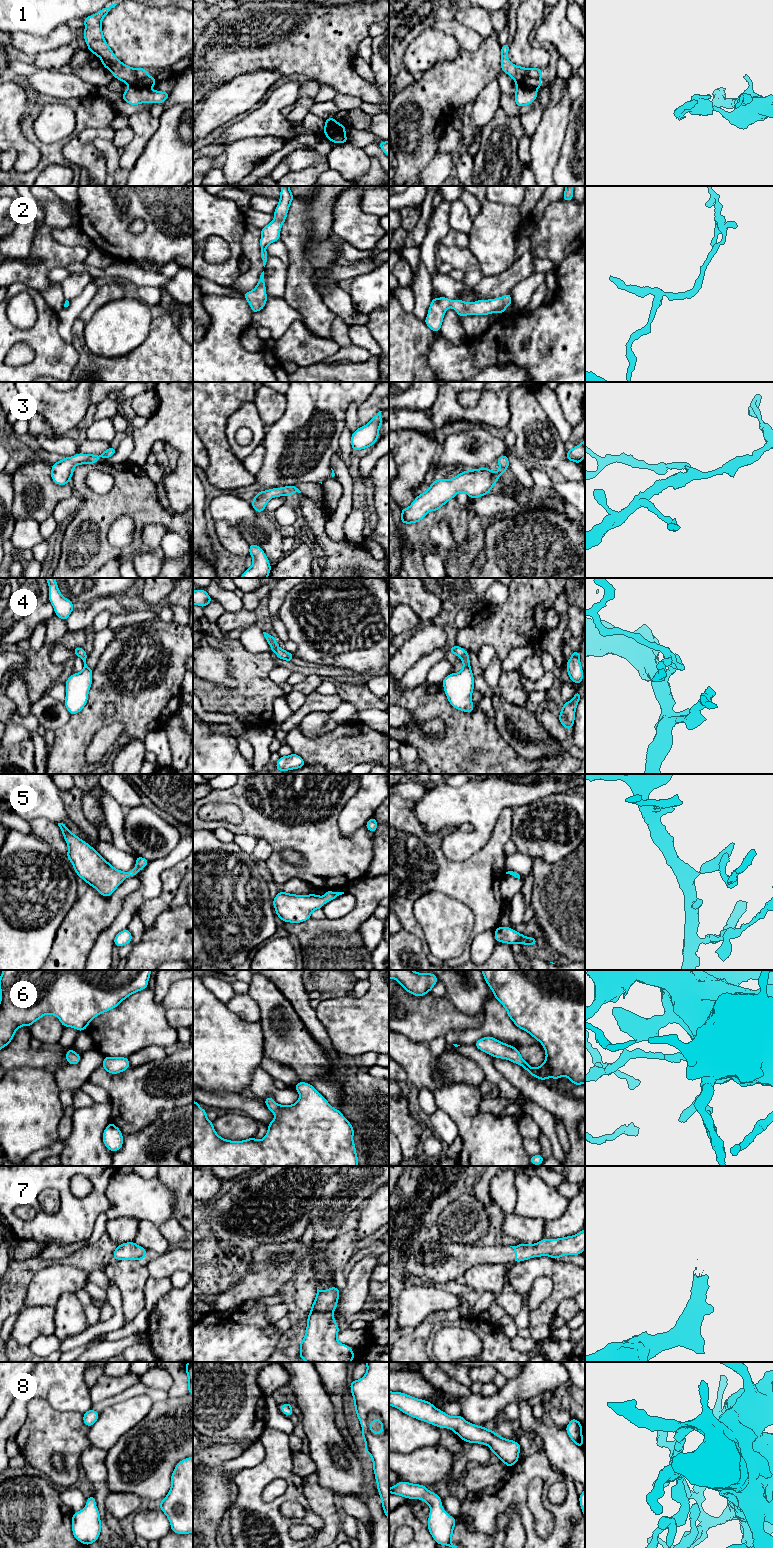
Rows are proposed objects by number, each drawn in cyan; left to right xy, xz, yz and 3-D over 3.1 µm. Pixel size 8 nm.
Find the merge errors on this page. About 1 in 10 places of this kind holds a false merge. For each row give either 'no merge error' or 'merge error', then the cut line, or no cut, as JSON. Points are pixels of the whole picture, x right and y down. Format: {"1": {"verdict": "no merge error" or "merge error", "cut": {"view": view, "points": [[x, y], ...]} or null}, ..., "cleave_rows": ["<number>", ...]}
{"1": {"verdict": "merge error", "cut": {"view": "xz", "points": [[343, 127], [325, 134]]}}, "2": {"verdict": "no merge error", "cut": null}, "3": {"verdict": "no merge error", "cut": null}, "4": {"verdict": "no merge error", "cut": null}, "5": {"verdict": "no merge error", "cut": null}, "6": {"verdict": "no merge error", "cut": null}, "7": {"verdict": "no merge error", "cut": null}, "8": {"verdict": "no merge error", "cut": null}, "cleave_rows": ["1"]}

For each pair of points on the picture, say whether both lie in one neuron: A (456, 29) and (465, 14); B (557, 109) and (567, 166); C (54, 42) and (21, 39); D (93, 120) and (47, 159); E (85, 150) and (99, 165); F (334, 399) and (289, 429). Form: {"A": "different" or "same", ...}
{"A": "different", "B": "different", "C": "same", "D": "same", "E": "same", "F": "same"}

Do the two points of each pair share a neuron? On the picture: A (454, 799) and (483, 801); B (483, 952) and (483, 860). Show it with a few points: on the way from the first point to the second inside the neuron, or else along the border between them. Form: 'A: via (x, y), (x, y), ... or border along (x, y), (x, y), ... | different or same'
A: via (461, 803), (476, 802) | same
B: border along (494, 928), (480, 932), (473, 939), (469, 951) | different

